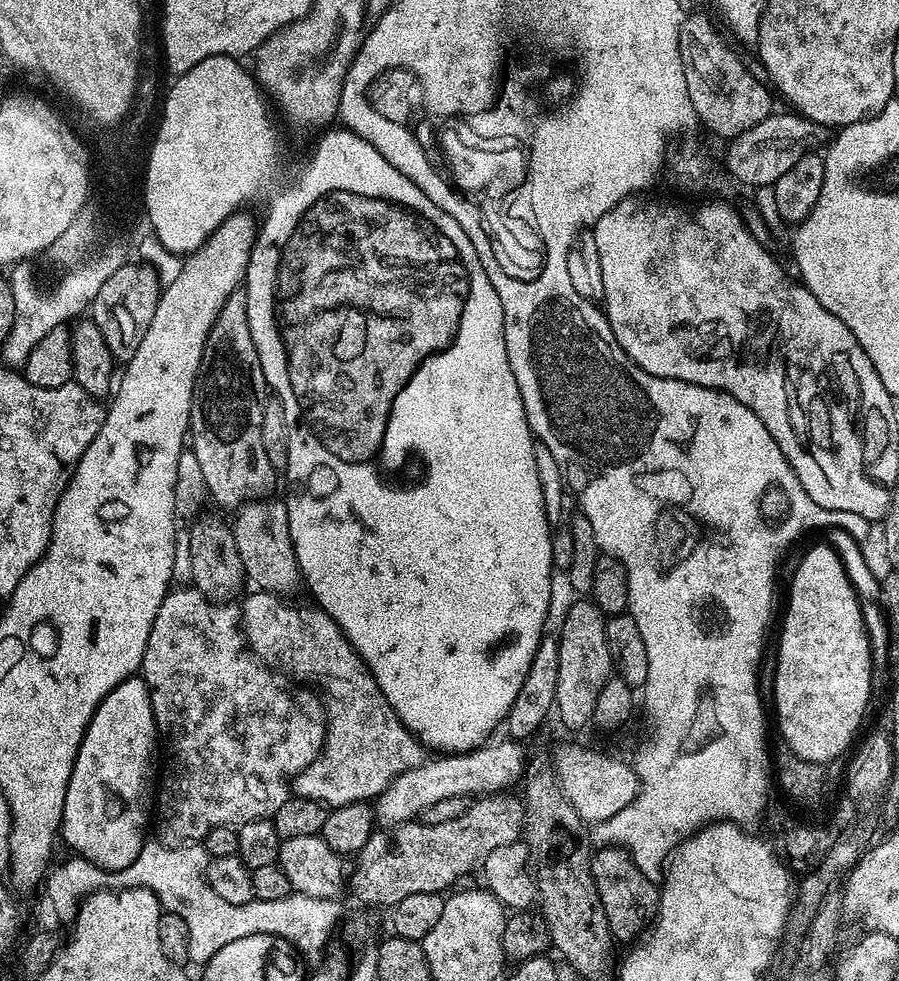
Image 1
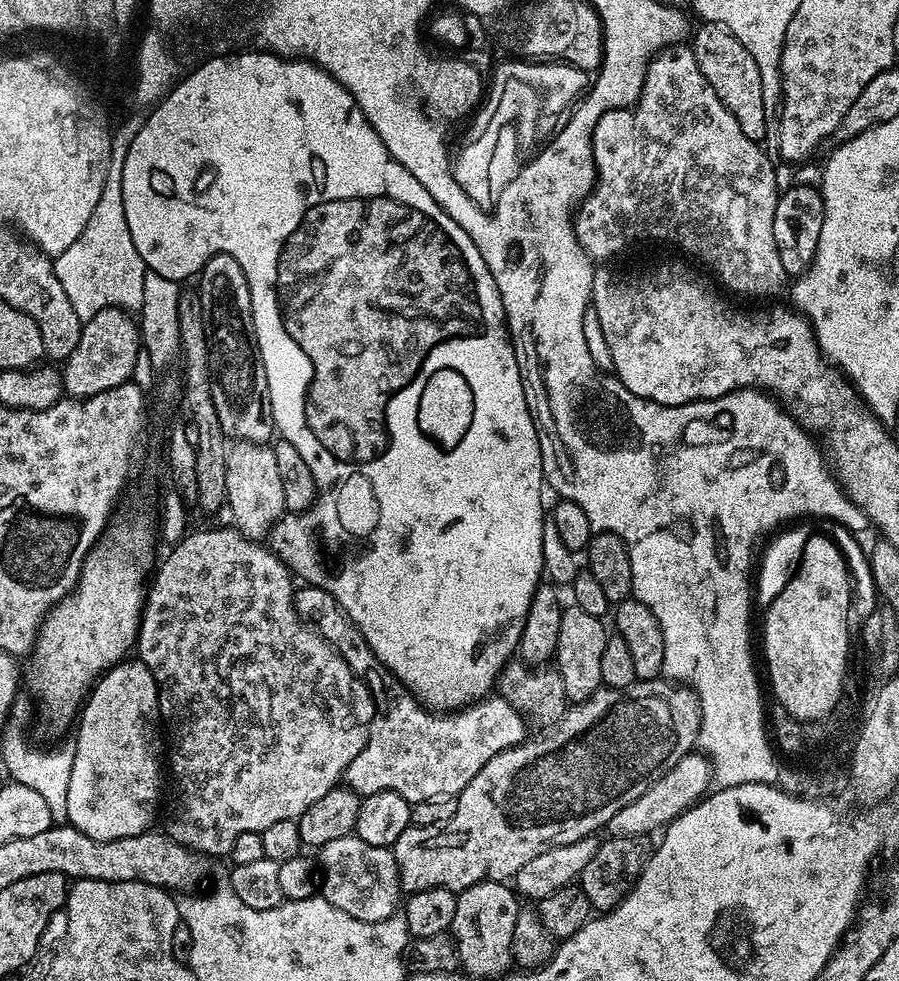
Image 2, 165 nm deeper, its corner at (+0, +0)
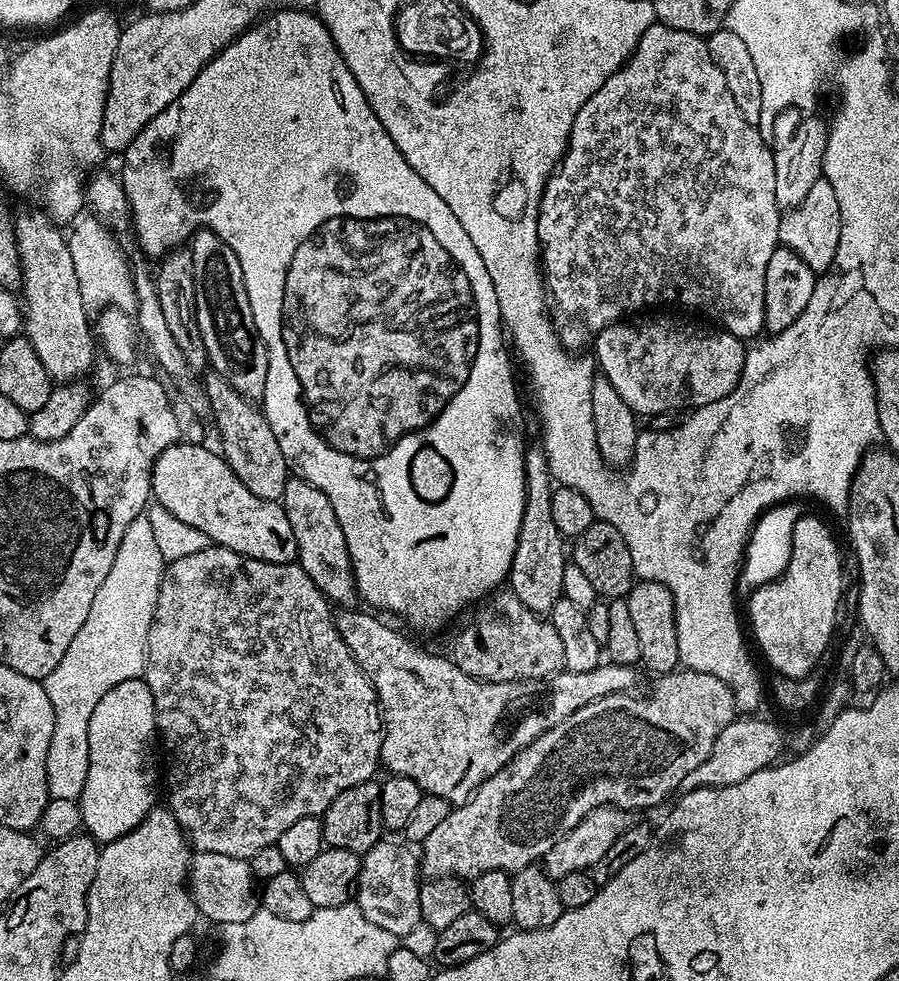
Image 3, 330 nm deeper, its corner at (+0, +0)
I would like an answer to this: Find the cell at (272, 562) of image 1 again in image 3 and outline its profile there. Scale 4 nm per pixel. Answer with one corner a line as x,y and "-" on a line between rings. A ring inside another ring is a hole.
209,371
204,378
202,389
209,400
209,413
220,427
218,448
222,453
223,463
234,470
234,474
242,482
242,486
250,490
250,494
280,502
290,477
290,465
282,454
282,446
278,446
278,438
274,438
274,430
270,430
270,422
263,411
253,401
238,394
238,390
234,390
234,386
226,382
226,378
214,371

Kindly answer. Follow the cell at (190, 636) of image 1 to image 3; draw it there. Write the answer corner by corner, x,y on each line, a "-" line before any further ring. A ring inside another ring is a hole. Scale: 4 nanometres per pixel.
209,546
198,551
196,554
189,554
184,558
171,561
165,567
164,577
158,590
158,602
154,610
154,618
150,622
150,630
148,631
148,649
144,655
144,674
142,678
150,686
150,694
154,694
154,710
156,711
158,736
162,741
163,751
164,748
168,751
168,801
166,801
166,804
180,824
184,835
188,837
191,847
196,852
230,854
230,858
251,861
252,856
258,854
258,850
266,850
266,846
276,844
278,838
282,838
283,832
292,823
298,822
298,818
323,817
324,811
330,806
330,802
334,802
334,798
338,798
338,794
342,794
342,790
350,790
350,786
358,786
377,775
375,772
376,768
379,769
381,767
380,751
382,750
382,738
384,737
384,720
380,717
380,701
376,699
374,686
368,681
366,674
358,666
354,654
350,654
346,642
342,642
337,621
334,619
334,612
332,616
331,610
333,611
330,607
329,599
320,592
318,586
311,580
310,575
306,574
306,570
300,568
300,565
296,562
291,564
262,562
258,558
243,556
229,548

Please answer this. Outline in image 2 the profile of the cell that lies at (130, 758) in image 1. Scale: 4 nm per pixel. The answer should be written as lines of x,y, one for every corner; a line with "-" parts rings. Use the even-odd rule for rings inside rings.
136,658
109,668
89,691
78,716
79,722
80,729
74,737
76,745
74,770
70,770
70,790
66,794
68,824
82,830
82,834
98,842
134,838
134,834
149,831
155,825
152,823
156,820
156,807
160,804
162,756
162,748
160,752
159,746
156,745
156,727
159,729
162,724
160,699
151,670

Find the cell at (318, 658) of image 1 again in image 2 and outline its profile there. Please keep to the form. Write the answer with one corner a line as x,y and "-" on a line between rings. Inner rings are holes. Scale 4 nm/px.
311,586
297,587
295,594
298,614
315,626
322,634
322,638
326,638
326,642
330,642
330,646
334,646
334,650
342,654
352,673
359,676
370,691
378,694
378,711
368,728
366,746
362,746
362,754
358,754
354,762
350,762
346,773
347,787
357,792
361,798
379,792
393,792
402,794
402,798
406,798
408,803
413,805
426,802
426,798
457,797
472,781
474,774
478,774
482,766
486,766
486,762
494,758
494,754
513,748
525,740
525,717
521,716
518,710
514,710
514,706
510,706
510,702
506,702
499,694
489,695
483,700
477,700
475,704
469,704
468,707
454,712
441,714
425,708
395,674
386,670
386,666
377,658
374,650
370,650
370,642
362,638
362,630
358,630
356,623
342,610
342,606
338,606
338,602
331,594

